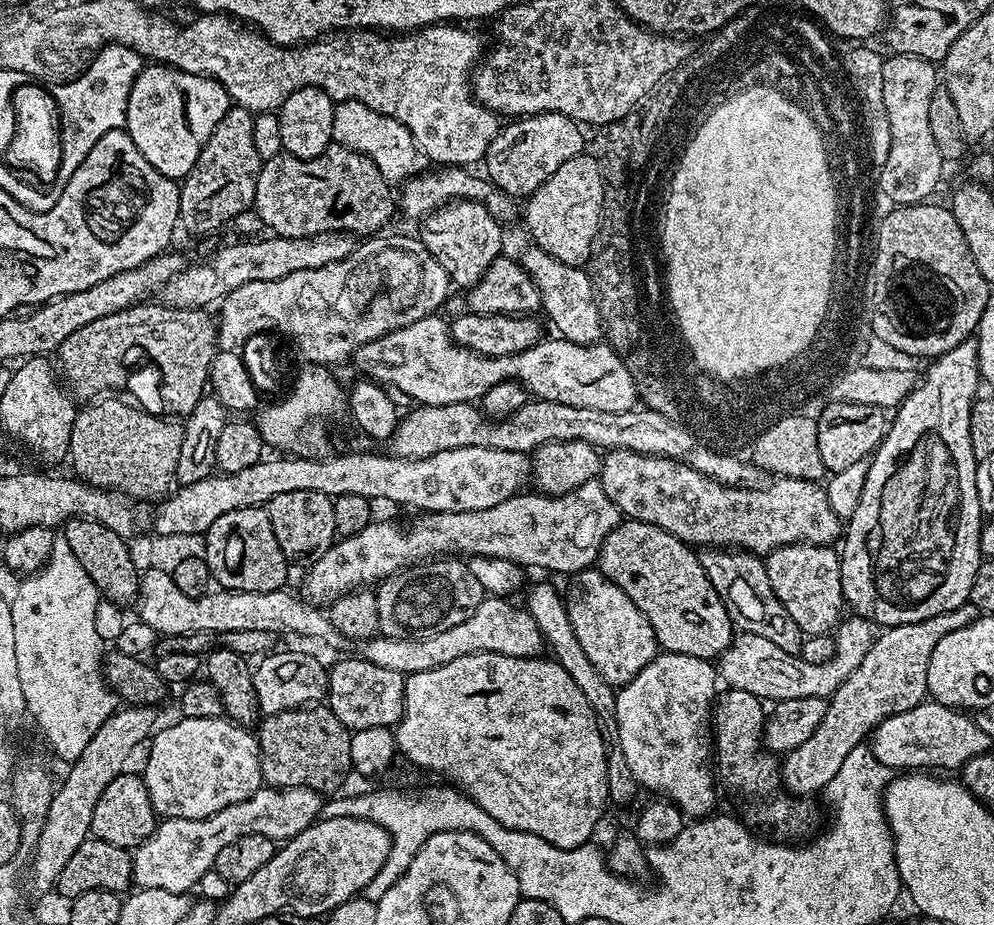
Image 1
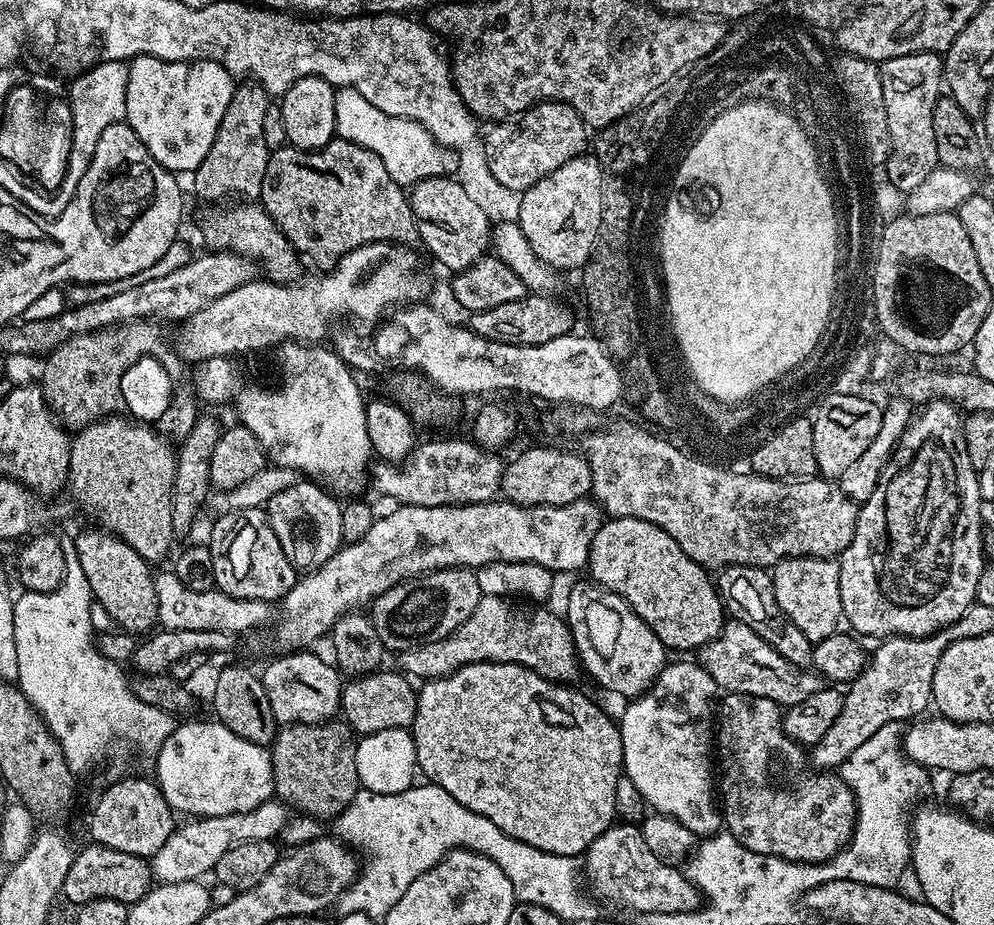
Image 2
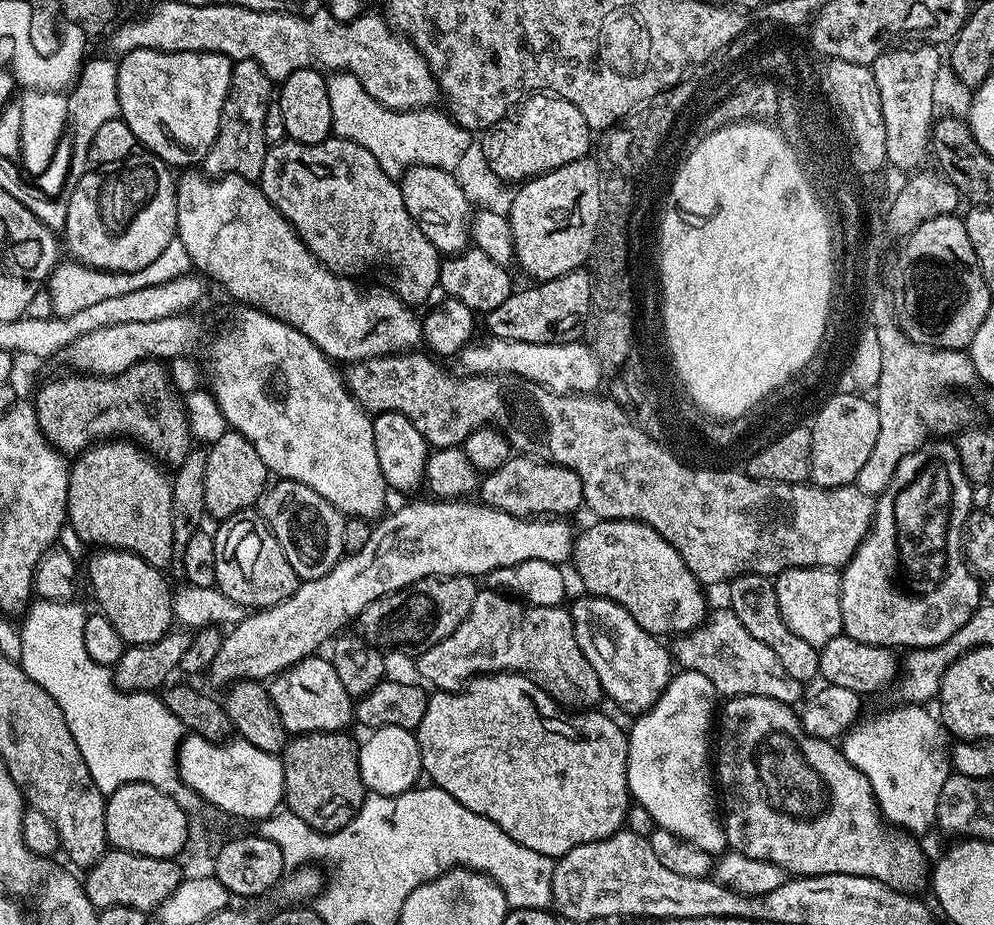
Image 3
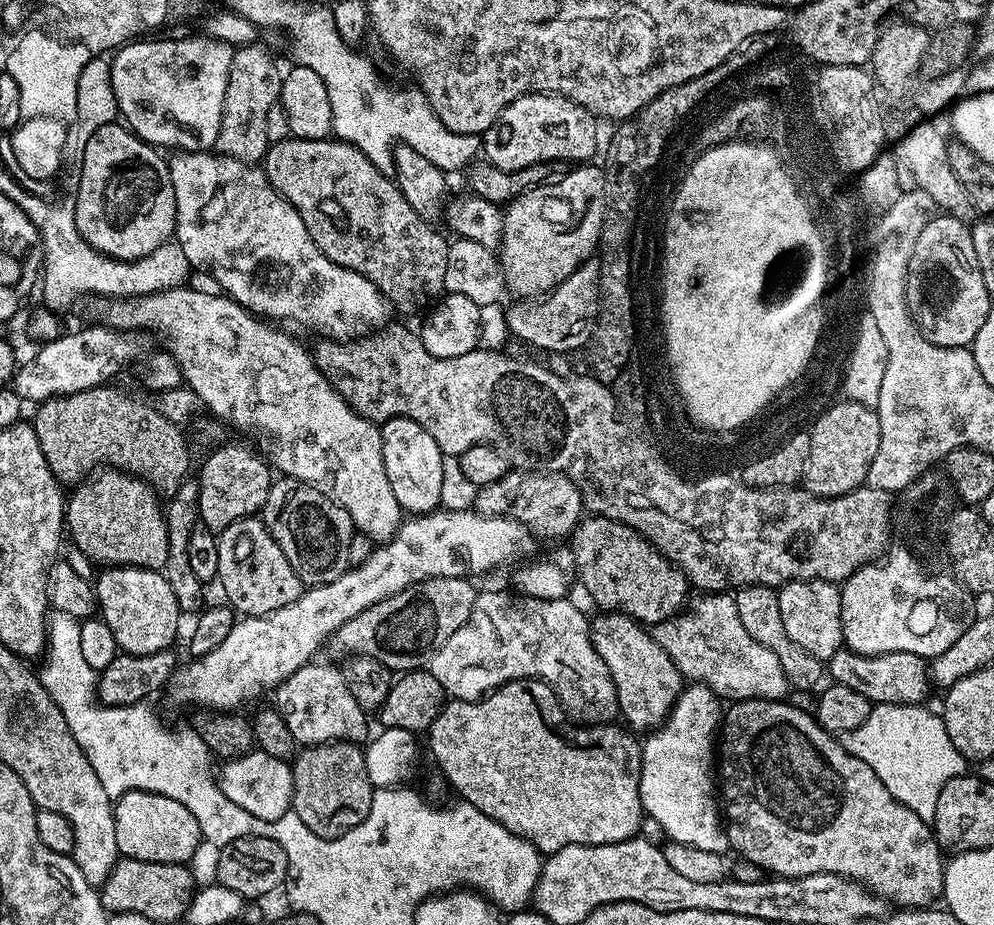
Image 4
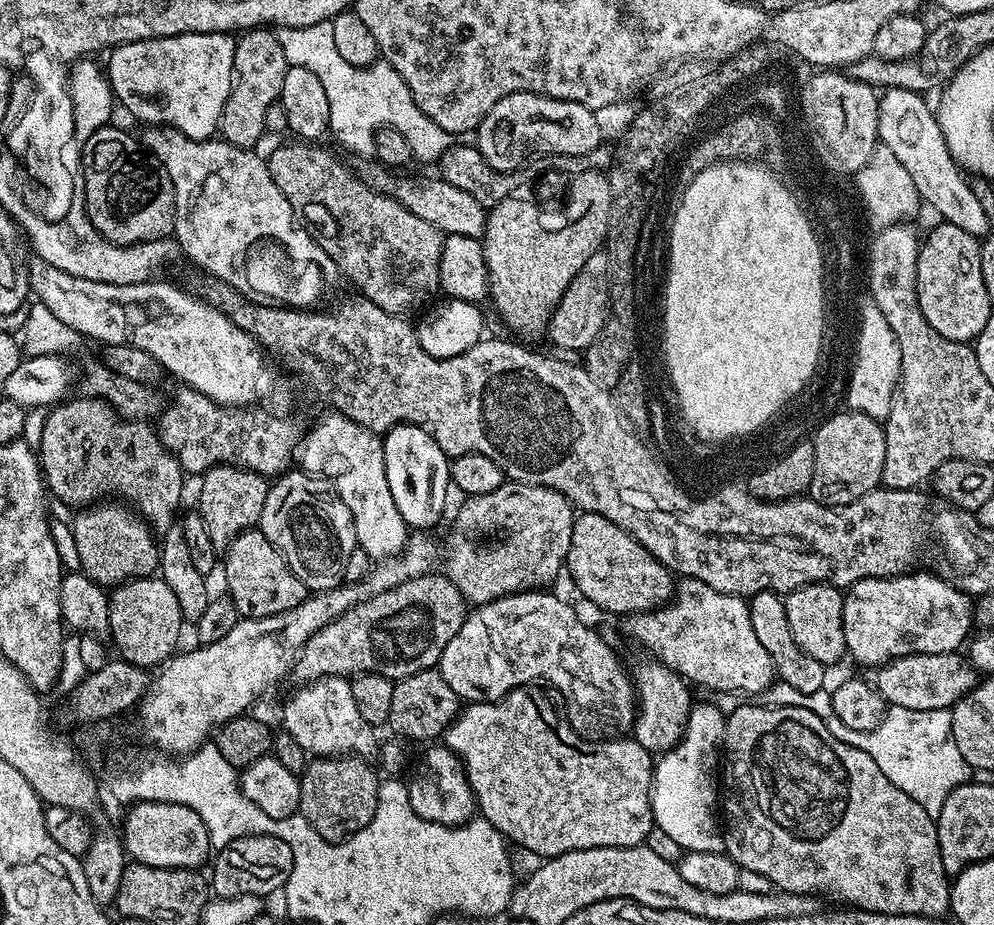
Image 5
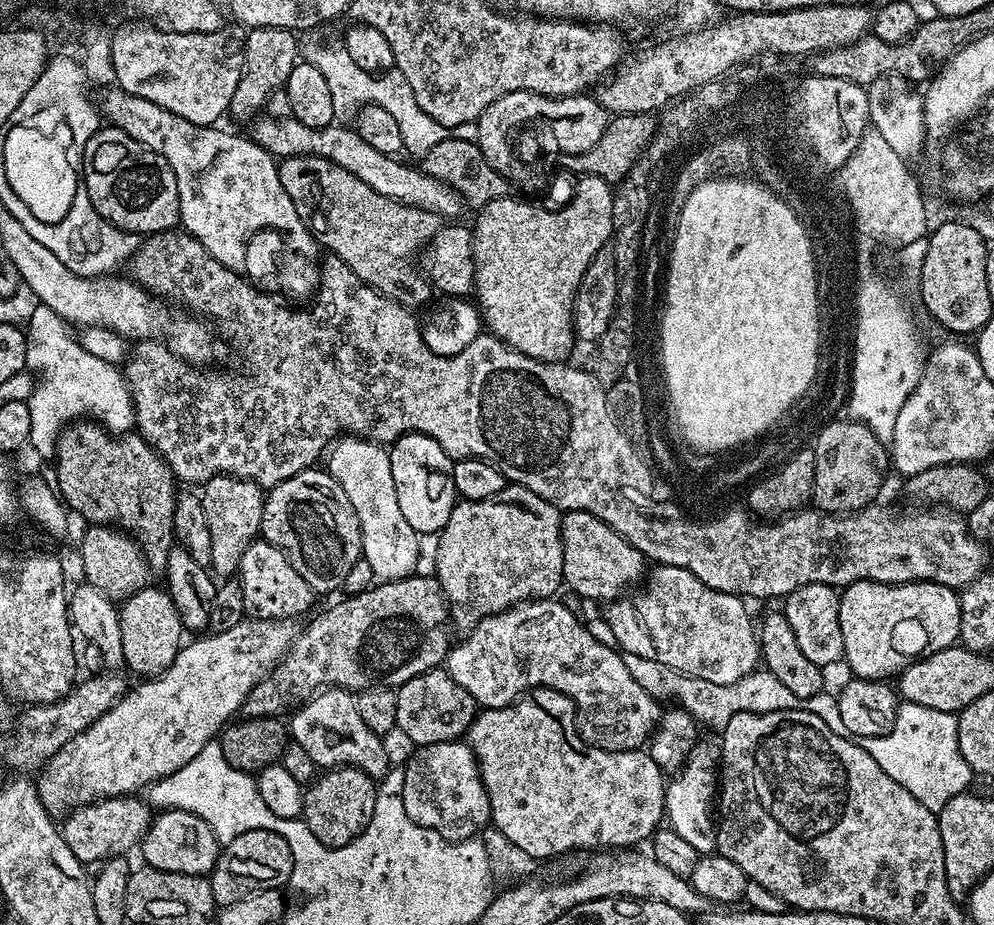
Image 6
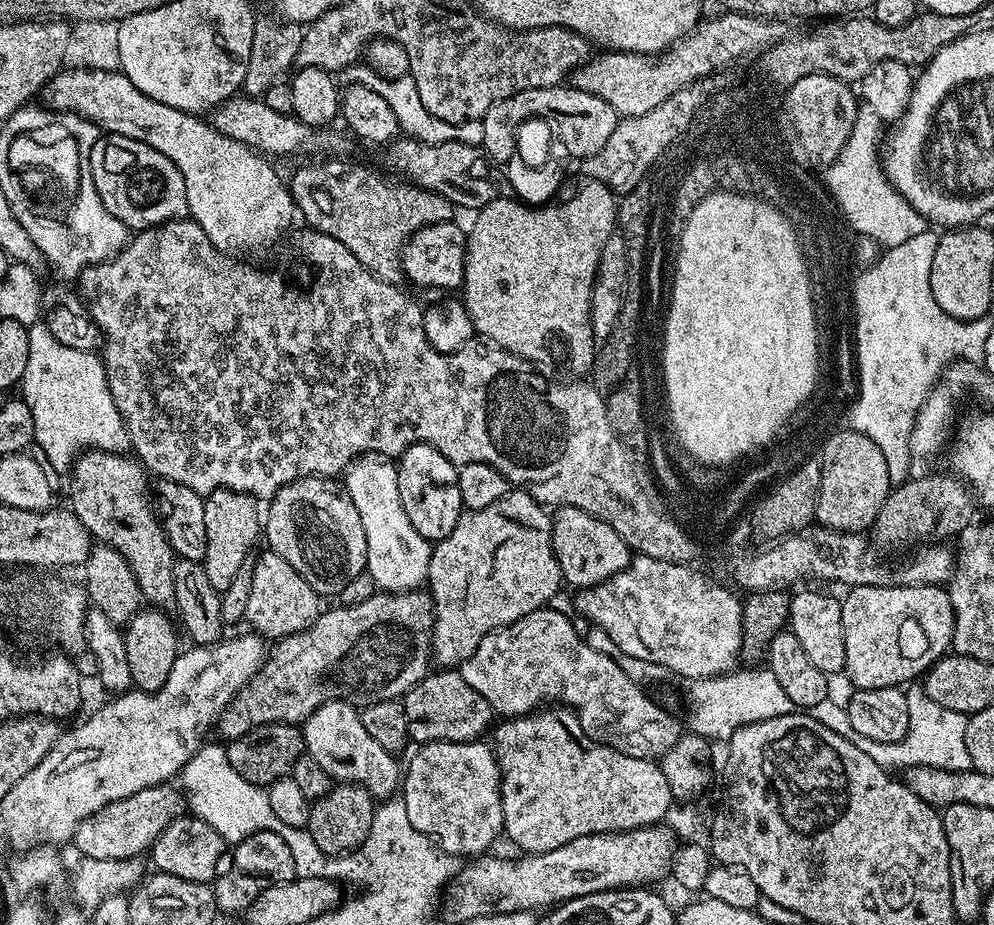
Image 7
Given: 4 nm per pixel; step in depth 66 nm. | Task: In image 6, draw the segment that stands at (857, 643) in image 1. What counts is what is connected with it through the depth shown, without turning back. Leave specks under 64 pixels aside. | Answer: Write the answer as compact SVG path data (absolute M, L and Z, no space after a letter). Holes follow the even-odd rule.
M657 564L647 573L642 586L611 601L605 607L608 609L602 612L602 617L610 624L611 630L614 630L614 637L623 651L665 663L682 675L730 684L757 671L762 660L758 632L754 627L754 620L748 617L748 608L744 604L747 603L741 597L706 586L701 580L694 578L690 570Z

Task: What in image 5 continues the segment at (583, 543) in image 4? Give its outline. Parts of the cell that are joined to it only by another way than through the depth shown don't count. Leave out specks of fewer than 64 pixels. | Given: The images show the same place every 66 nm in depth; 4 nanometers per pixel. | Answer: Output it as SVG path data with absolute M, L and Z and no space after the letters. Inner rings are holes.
M580 512L572 521L566 572L572 575L577 590L594 607L601 608L604 612L651 612L668 603L674 591L674 576L666 565L660 564L658 558L654 558L654 554L650 554L646 546L642 546L634 537L626 534L626 530L614 526L610 518L602 518L602 514L593 512Z

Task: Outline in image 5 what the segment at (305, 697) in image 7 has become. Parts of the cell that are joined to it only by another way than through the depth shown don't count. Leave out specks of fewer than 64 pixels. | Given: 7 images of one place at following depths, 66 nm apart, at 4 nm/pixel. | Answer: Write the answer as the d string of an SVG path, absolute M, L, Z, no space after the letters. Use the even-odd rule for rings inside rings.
M436 575L410 578L402 582L402 586L394 586L394 590L374 594L369 600L347 608L341 616L334 618L334 622L322 626L309 638L297 656L296 663L292 665L291 679L300 680L296 682L311 682L323 680L326 676L351 678L361 672L373 672L395 682L421 672L423 668L436 668L442 658L442 650L446 650L446 642L450 642L450 638L454 638L458 630L462 630L466 615L466 601L458 586L454 586L447 575Z

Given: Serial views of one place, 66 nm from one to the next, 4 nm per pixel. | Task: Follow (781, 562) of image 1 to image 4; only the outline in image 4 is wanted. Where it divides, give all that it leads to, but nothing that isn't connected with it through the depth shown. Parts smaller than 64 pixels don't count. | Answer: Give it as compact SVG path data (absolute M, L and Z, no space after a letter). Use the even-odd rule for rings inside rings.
M792 580L777 591L778 610L782 610L782 622L786 625L786 634L793 642L798 642L802 650L814 654L814 658L829 661L836 651L845 647L842 634L842 598L840 588L830 580Z

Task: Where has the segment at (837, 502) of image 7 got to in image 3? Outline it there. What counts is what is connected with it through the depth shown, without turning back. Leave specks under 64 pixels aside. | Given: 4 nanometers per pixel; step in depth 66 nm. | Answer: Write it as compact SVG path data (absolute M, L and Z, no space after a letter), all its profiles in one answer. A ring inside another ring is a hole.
M852 393L849 397L833 400L832 404L825 408L824 415L820 416L812 431L812 457L808 471L811 483L818 488L846 488L855 485L859 470L866 465L866 458L869 458L871 450L874 449L878 426L878 410L867 395Z

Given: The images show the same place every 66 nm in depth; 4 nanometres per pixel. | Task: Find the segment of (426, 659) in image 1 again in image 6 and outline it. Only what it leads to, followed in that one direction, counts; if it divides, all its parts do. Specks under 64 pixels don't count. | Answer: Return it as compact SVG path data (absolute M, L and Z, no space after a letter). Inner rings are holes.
M556 598L530 600L527 604L515 604L513 608L507 608L505 612L500 612L496 616L488 616L482 622L478 622L476 627L465 635L468 637L461 644L453 643L449 647L446 657L446 671L454 678L454 682L458 682L458 686L463 686L464 689L470 690L470 694L475 698L477 705L481 709L505 708L533 688L553 688L572 699L581 713L596 712L596 733L590 736L590 742L593 746L605 748L611 752L635 752L643 749L649 743L652 733L656 731L660 723L662 715L661 705L656 698L648 694L646 690L642 690L641 686L634 682L633 675L630 674L629 670L626 670L621 653L615 648L604 646L600 641L595 641L593 635L590 634L587 623L583 619L580 621L566 605L559 604L558 601L559 599Z

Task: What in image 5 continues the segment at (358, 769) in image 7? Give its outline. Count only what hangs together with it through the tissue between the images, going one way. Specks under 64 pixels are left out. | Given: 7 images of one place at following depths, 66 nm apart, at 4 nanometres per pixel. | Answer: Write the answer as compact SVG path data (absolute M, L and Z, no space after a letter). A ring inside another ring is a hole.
M326 676L323 680L311 681L307 686L300 686L293 694L292 700L284 704L284 724L283 731L292 735L294 742L302 746L302 750L313 757L334 756L337 754L351 754L372 758L377 755L378 741L376 742L377 729L362 718L362 713L358 710L358 705L354 703L351 683L343 676Z

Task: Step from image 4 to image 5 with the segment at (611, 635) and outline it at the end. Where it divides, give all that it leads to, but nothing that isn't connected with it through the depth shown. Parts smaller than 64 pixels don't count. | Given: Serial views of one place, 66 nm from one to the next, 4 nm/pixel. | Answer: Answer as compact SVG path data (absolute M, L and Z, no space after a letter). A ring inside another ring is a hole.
M644 658L634 672L634 691L638 711L636 722L632 725L631 735L643 748L653 754L663 753L673 748L677 740L684 735L684 727L688 721L688 710L694 703L694 697L688 693L689 681L661 664L655 658Z

